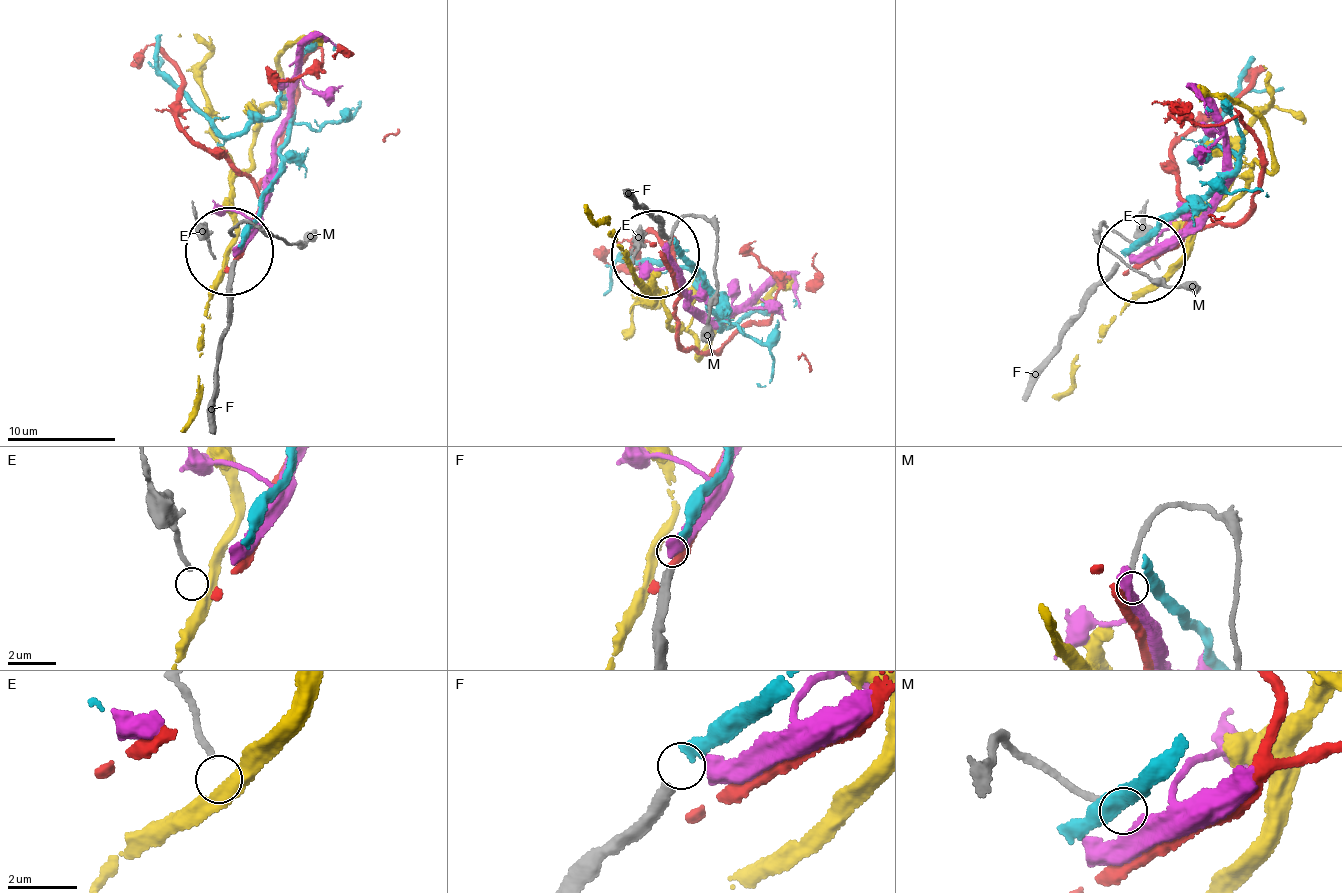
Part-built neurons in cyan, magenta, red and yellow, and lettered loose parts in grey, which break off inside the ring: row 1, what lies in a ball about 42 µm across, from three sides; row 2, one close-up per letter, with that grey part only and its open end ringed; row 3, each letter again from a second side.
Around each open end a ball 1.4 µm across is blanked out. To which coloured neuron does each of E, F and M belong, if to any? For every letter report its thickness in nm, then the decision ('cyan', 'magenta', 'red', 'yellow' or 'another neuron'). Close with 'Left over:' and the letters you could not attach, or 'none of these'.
E: calibre 180 nm; yellow
F: calibre 360 nm; cyan
M: calibre 220 nm; another neuron
Left over: M

